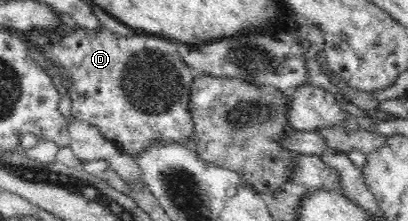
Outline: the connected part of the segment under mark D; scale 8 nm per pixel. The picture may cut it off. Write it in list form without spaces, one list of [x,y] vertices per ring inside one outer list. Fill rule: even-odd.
[[[77,27],[59,42],[69,51],[70,64],[66,69],[72,79],[69,89],[71,113],[74,119],[94,125],[123,152],[138,154],[153,142],[185,144],[194,133],[194,123],[188,105],[190,87],[196,73],[183,62],[175,42],[153,35],[118,37],[104,27],[89,30]]]

